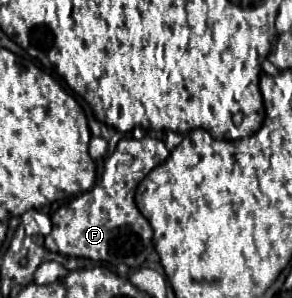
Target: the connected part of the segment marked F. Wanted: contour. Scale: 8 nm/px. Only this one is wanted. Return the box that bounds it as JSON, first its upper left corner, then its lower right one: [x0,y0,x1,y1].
[45,137,169,269]

